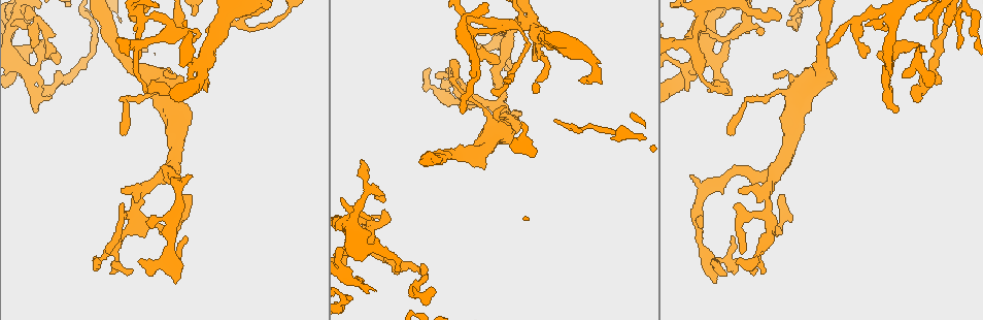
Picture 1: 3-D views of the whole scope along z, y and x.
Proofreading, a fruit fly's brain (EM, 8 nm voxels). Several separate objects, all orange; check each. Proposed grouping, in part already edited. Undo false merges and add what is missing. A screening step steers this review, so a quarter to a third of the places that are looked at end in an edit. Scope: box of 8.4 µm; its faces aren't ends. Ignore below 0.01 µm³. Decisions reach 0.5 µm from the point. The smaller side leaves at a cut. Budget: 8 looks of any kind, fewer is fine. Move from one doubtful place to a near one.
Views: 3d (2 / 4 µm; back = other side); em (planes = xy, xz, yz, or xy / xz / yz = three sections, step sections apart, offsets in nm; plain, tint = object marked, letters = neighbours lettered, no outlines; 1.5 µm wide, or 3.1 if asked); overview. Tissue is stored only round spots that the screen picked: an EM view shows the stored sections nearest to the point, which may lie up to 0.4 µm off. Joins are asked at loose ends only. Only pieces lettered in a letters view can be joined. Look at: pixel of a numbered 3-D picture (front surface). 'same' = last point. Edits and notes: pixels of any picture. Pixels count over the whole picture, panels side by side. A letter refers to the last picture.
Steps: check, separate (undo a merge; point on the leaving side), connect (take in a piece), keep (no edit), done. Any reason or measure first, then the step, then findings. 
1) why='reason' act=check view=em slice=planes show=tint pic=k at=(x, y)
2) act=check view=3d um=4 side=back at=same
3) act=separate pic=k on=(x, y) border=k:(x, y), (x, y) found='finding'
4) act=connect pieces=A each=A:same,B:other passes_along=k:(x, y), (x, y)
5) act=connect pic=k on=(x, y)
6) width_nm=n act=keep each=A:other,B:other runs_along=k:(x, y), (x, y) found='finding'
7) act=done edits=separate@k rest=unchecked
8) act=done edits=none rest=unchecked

why='an open end' act=check view=3d um=2 pic=1 at=(175, 74)

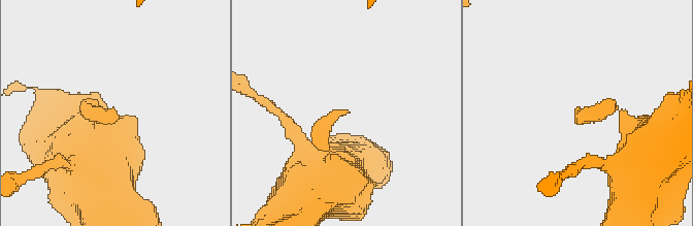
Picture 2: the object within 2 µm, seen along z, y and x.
why='need the tissue' act=check view=em slice=planes show=tint pic=2 at=(117, 115)

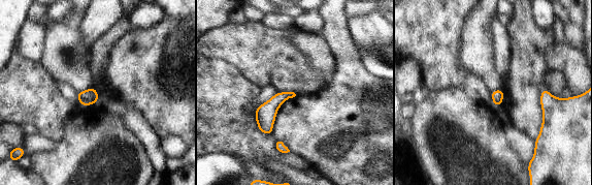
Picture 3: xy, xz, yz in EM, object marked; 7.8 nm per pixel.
act=check view=em slice=planes show=letters at=same

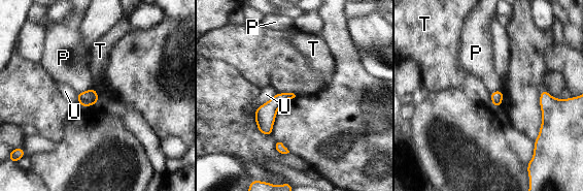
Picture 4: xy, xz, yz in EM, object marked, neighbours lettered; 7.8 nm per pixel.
act=keep each=P:other,T:other,U:other found='none of them fits'

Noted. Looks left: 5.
why='free end' act=check view=3d um=4 pic=1 at=(132, 18)

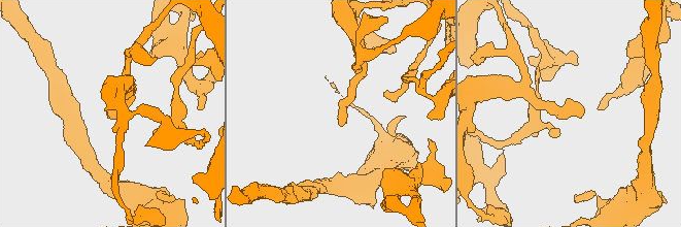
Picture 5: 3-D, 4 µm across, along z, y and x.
act=check view=em slice=planes show=letters pic=5 at=(580, 118)

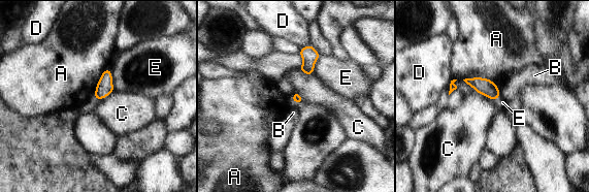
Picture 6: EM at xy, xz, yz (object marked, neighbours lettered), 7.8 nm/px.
act=keep each=A:other,B:other,C:other,D:other,E:other border=6:(477, 93), (497, 100) found='none of them fits'

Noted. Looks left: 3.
why='an open end' act=check view=em slice=planes show=letters pic=1 at=(122, 188)

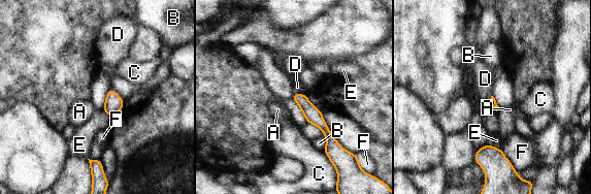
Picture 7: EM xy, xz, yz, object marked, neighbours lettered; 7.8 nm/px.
act=keep each=A:other,B:other,C:other,D:other,E:other,F:other found='none of them fits'

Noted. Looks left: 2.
act=done edits=none rest=unchecked

